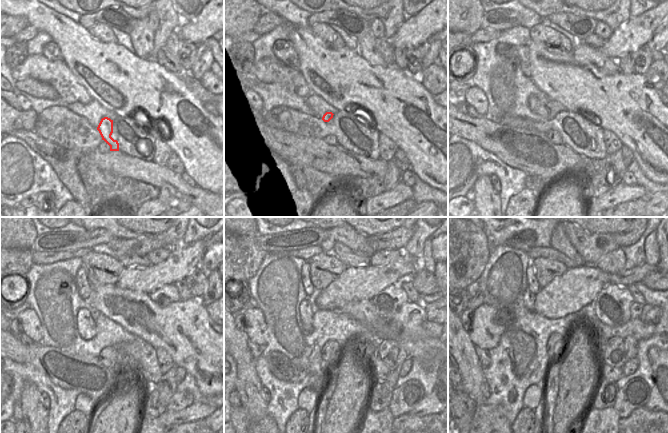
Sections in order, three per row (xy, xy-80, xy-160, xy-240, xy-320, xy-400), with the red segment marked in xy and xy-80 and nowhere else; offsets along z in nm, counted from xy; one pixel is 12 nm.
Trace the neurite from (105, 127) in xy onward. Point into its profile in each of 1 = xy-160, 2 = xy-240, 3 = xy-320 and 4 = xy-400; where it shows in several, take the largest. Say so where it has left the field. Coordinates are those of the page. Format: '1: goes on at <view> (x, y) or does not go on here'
1: goes on at xy-160 (538, 101)
2: goes on at xy-240 (86, 319)
3: goes on at xy-320 (305, 309)
4: goes on at xy-400 (528, 297)

